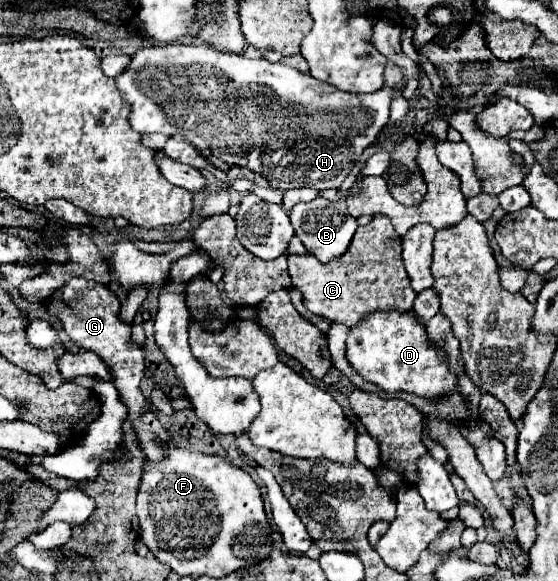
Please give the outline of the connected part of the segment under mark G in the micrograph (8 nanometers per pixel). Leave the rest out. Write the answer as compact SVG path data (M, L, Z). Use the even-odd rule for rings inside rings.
M75 277L65 287L61 287L51 295L51 301L45 303L45 311L65 325L69 339L77 347L93 351L105 363L111 363L113 385L119 389L123 403L129 407L129 421L133 423L137 441L153 441L157 445L167 445L169 431L163 429L157 415L147 409L147 401L139 389L139 383L145 377L145 347L133 343L131 339L133 325L127 325L119 319L121 313L119 299L105 285L83 277Z

